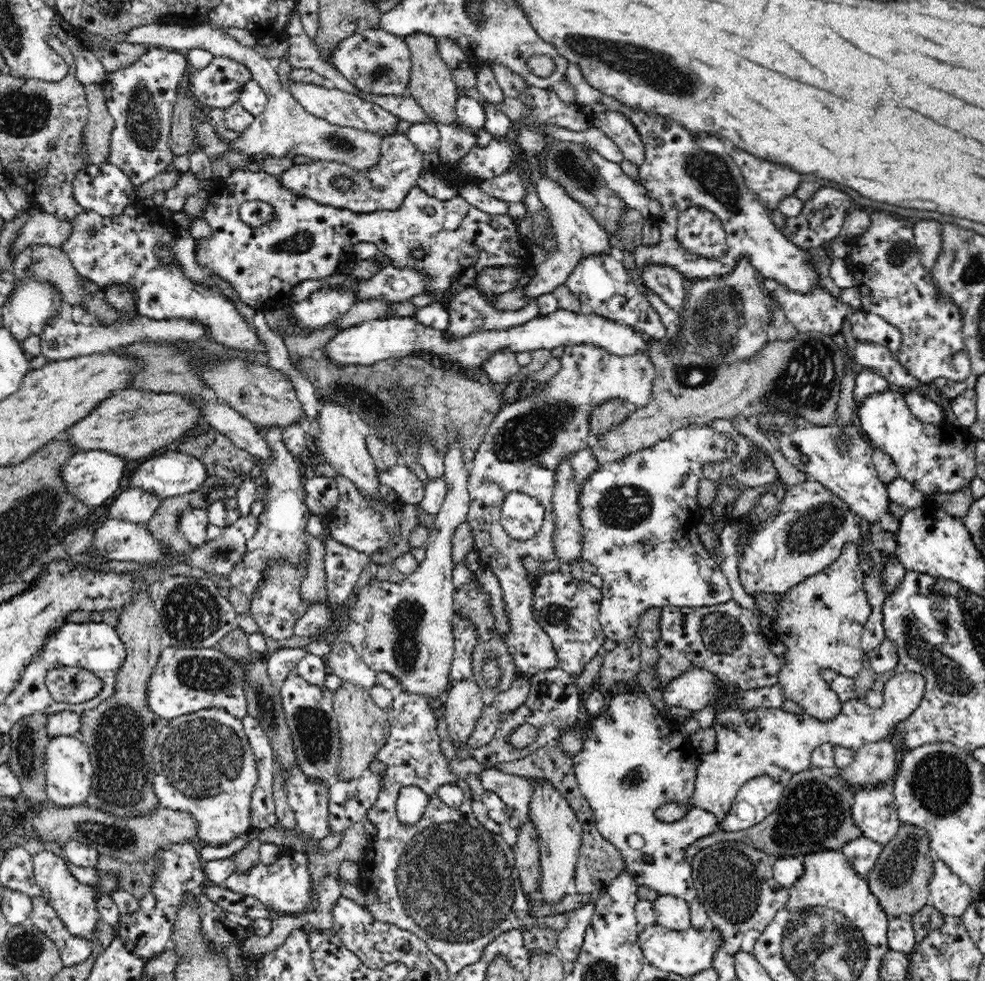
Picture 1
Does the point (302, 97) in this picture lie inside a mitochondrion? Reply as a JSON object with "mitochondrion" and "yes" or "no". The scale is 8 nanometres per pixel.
{"mitochondrion":"no"}

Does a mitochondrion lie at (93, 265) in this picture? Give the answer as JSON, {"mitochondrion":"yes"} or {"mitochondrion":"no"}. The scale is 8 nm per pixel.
{"mitochondrion":"yes"}

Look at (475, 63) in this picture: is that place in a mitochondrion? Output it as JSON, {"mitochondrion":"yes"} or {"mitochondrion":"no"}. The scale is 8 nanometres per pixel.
{"mitochondrion":"no"}

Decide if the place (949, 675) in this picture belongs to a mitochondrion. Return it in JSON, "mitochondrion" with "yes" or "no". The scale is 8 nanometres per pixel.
{"mitochondrion":"yes"}

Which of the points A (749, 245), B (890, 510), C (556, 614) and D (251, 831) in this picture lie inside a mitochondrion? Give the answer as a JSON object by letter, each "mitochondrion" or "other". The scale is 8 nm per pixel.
{"A":"other","B":"other","C":"mitochondrion","D":"other"}

